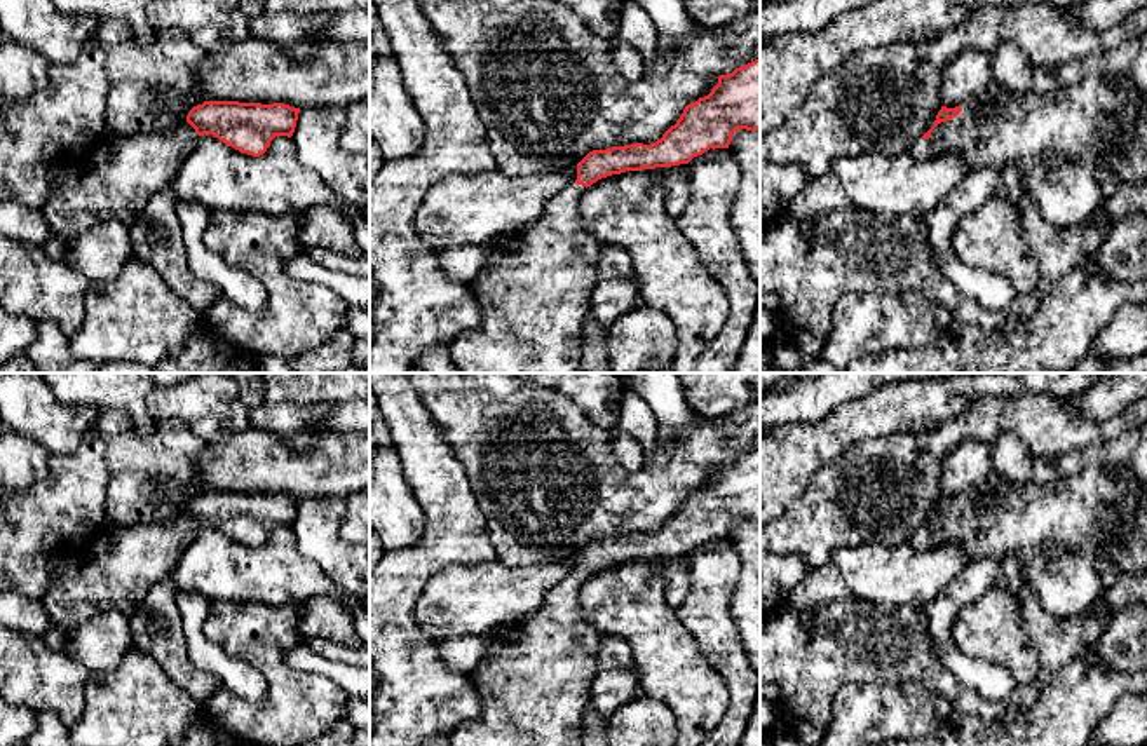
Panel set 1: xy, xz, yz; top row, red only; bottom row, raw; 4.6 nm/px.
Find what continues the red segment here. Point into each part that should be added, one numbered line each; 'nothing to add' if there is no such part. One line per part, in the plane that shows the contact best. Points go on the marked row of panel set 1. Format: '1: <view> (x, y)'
1: yz (1050, 140)

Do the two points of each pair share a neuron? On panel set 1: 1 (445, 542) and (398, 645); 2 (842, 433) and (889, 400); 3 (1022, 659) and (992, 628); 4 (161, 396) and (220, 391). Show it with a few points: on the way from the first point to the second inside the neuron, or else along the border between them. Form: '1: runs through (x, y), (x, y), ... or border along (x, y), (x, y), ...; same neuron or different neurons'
1: runs through (419, 569), (393, 595), (393, 619); same neuron
2: runs through (855, 420), (867, 419), (877, 412); same neuron
3: runs through (1015, 652), (997, 635); same neuron
4: runs through (175, 396), (206, 396); same neuron

